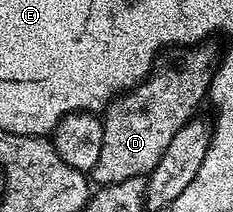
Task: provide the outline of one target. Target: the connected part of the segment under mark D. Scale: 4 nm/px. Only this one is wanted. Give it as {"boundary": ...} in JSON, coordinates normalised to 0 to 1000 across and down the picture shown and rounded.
{"boundary":[[[888,208],[841,212],[798,250],[790,292],[751,292],[704,330],[670,325],[438,524],[451,642],[433,660],[433,736],[416,736],[416,774],[382,807],[386,854],[412,882],[519,868],[648,816],[742,642],[777,623],[815,557],[841,552],[837,514],[880,481],[923,363],[931,255]]]}

